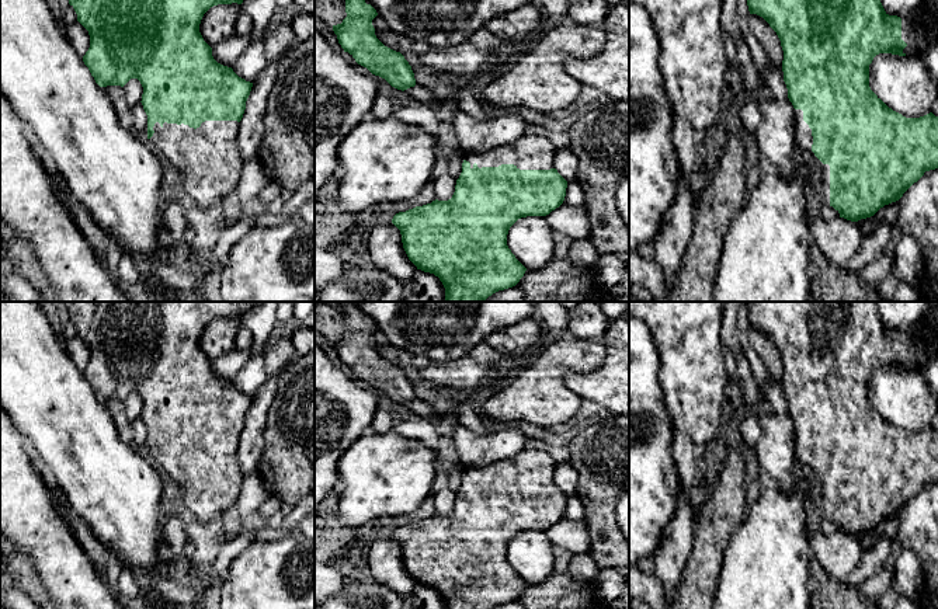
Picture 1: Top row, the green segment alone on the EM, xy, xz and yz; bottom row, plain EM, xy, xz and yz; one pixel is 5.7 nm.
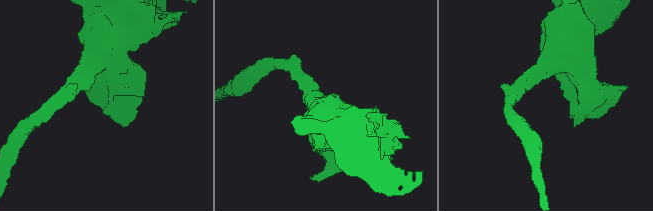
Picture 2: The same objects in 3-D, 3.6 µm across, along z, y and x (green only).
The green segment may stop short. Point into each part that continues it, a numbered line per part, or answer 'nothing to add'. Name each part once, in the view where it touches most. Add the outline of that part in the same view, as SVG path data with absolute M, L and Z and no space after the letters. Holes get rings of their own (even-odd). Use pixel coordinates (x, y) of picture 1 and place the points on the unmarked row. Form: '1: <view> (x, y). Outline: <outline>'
1: xy (207, 472). Outline: M205 435L197 443L184 438L156 436L149 456L178 484L185 507L194 518L204 525L216 526L220 516L234 507L244 478L237 464L239 442L237 435Z

